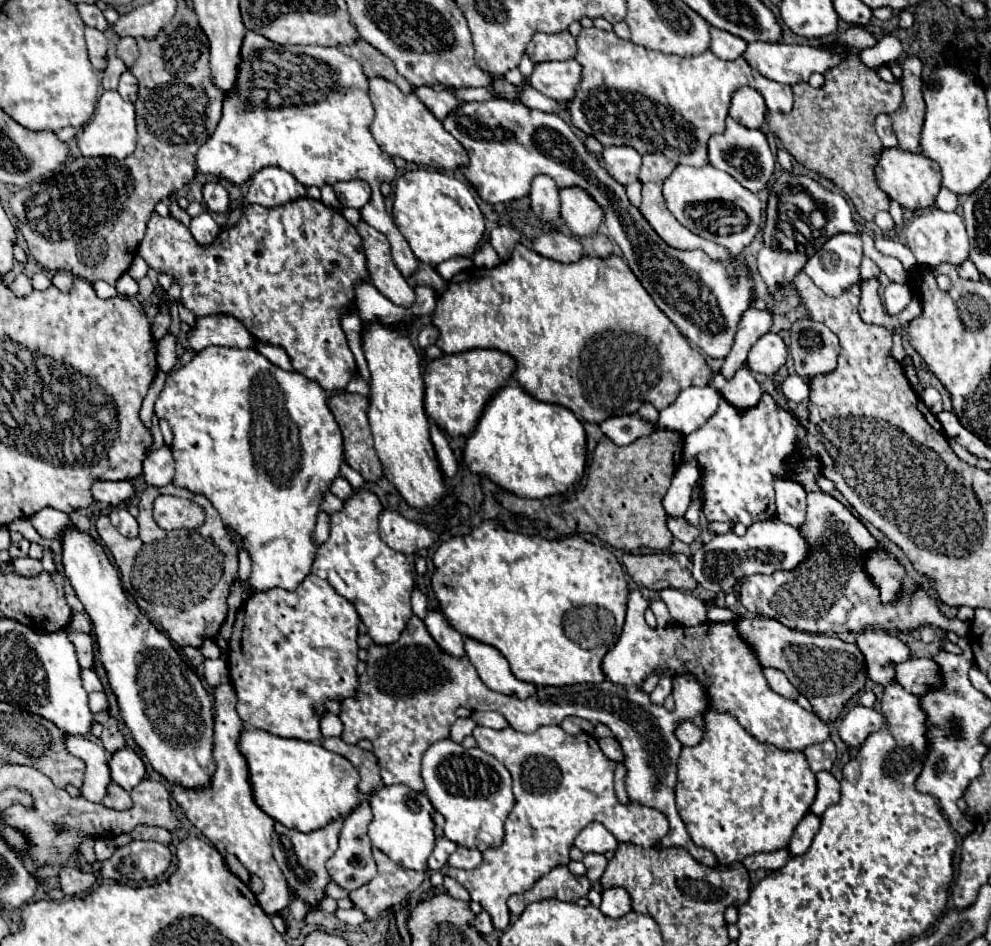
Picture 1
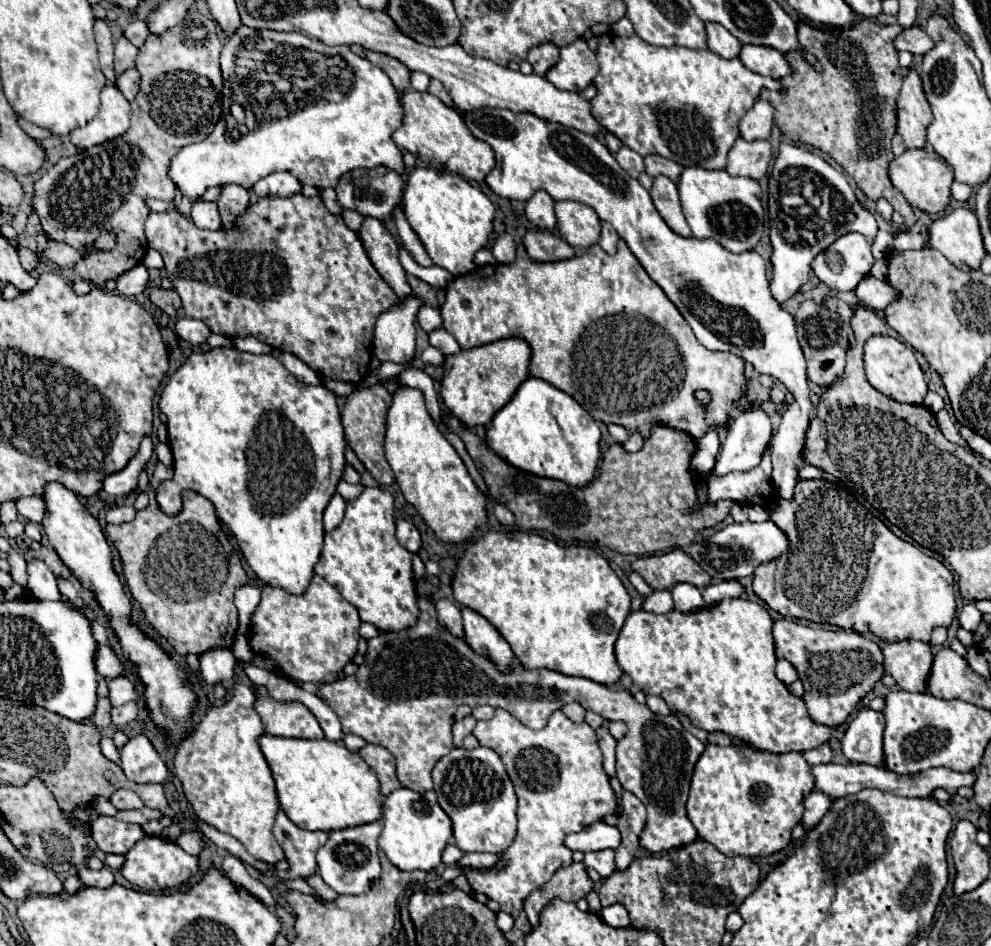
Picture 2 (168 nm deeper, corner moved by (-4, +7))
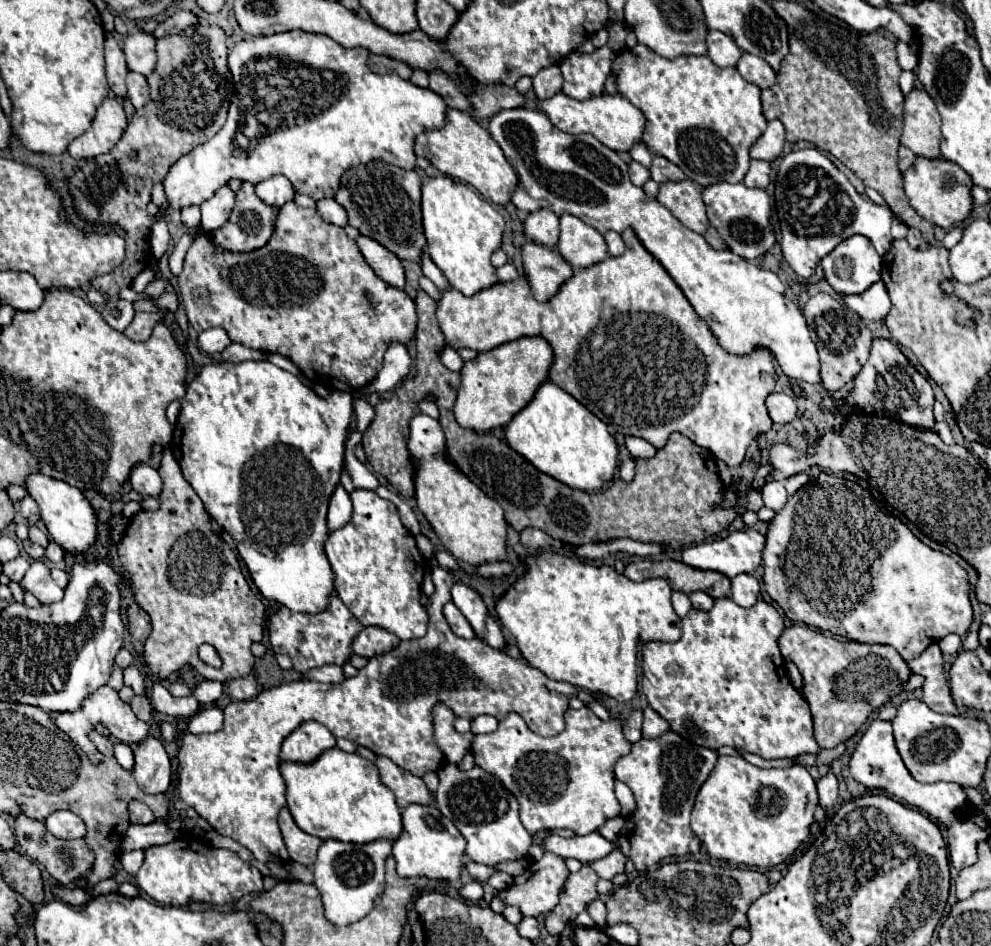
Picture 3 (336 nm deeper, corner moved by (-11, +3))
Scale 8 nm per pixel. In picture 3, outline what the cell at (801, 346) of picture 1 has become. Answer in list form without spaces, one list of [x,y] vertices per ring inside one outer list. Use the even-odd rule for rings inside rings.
[[[830,294],[812,296],[802,308],[802,314],[808,322],[810,338],[814,340],[820,356],[820,384],[826,392],[840,390],[860,372],[860,368],[868,360],[872,334],[858,314],[854,314],[848,306],[834,300]]]

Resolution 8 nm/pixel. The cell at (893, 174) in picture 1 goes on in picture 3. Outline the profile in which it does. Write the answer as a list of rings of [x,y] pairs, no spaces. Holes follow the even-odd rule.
[[[916,158],[912,168],[904,172],[904,190],[910,198],[912,208],[932,224],[942,228],[952,228],[956,222],[966,220],[972,210],[972,196],[970,196],[972,182],[968,174],[954,162],[944,158]]]

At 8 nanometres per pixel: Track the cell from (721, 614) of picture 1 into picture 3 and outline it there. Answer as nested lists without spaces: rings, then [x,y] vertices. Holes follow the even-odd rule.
[[[738,574],[730,582],[732,582],[732,596],[730,598],[738,606],[750,608],[758,600],[760,586],[758,586],[758,580],[752,574]]]

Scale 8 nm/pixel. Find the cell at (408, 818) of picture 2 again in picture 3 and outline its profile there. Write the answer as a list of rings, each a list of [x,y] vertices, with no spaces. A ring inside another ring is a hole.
[[[410,804],[402,810],[402,832],[394,840],[392,856],[396,858],[398,876],[426,876],[434,880],[458,880],[464,866],[466,840],[460,830],[438,808]]]

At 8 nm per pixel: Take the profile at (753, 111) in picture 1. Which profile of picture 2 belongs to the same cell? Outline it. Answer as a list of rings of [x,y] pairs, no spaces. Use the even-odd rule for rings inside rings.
[[[757,98],[753,108],[743,116],[739,128],[745,140],[769,140],[773,128],[773,106]]]

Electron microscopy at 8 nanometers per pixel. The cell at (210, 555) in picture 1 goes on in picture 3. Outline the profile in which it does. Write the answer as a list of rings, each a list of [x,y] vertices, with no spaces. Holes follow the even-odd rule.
[[[168,448],[162,452],[158,472],[164,480],[160,508],[156,512],[140,510],[118,542],[120,566],[130,580],[134,600],[152,620],[152,634],[144,644],[144,662],[160,680],[184,664],[194,666],[208,680],[246,678],[256,662],[250,646],[264,638],[264,604],[250,590],[236,554],[214,532],[208,510],[184,480]],[[204,642],[216,648],[224,662],[220,670],[200,660],[198,648]]]

